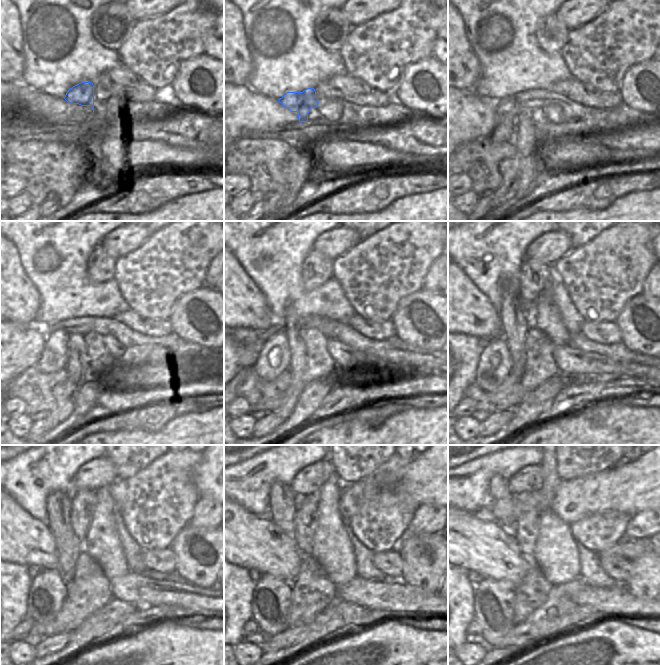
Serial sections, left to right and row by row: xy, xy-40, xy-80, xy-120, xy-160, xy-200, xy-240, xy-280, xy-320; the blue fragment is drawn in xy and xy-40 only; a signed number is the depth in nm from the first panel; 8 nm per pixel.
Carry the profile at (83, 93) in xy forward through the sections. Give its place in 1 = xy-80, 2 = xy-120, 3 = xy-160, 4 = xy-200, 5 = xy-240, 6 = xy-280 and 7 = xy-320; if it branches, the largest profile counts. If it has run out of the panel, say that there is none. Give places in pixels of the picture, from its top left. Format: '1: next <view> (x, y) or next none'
1: next xy-80 (507, 109)
2: next xy-120 (54, 357)
3: next xy-160 (274, 357)
4: next xy-200 (495, 364)
5: next xy-240 (48, 591)
6: next xy-280 (271, 598)
7: next xy-320 (494, 599)

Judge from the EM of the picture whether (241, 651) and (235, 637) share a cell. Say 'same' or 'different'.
different

